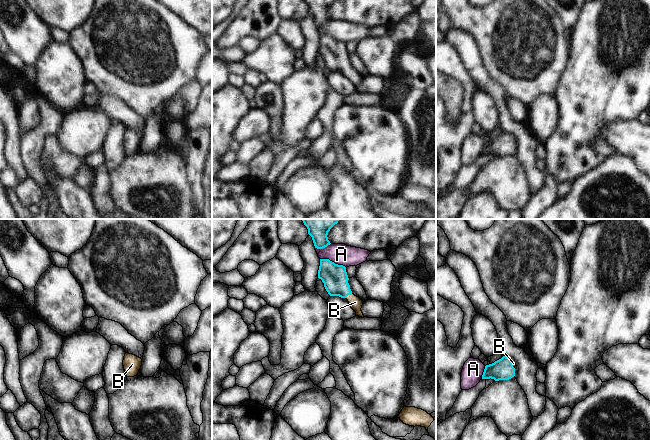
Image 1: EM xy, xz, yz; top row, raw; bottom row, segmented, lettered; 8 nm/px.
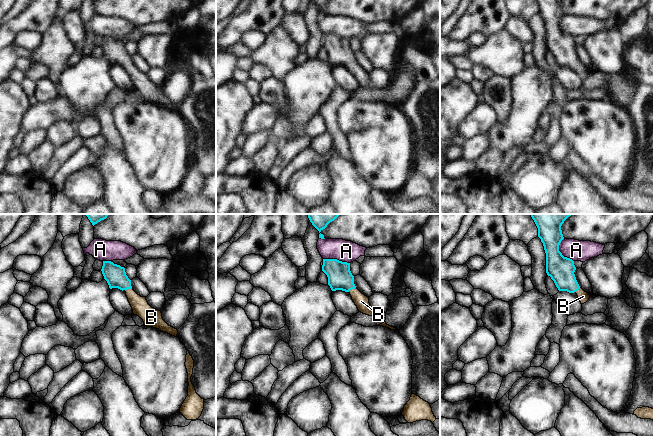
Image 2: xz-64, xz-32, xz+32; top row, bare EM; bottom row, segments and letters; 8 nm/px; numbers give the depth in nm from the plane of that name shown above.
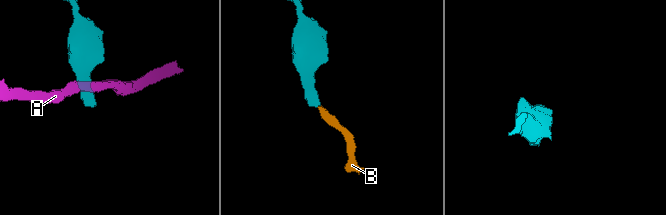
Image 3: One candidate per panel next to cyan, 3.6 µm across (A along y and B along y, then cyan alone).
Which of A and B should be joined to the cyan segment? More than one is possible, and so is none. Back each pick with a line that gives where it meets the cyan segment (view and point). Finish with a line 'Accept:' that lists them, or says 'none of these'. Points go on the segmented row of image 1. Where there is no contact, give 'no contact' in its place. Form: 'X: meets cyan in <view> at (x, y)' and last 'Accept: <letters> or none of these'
B: meets cyan in xz at (348, 294)
Accept: B

